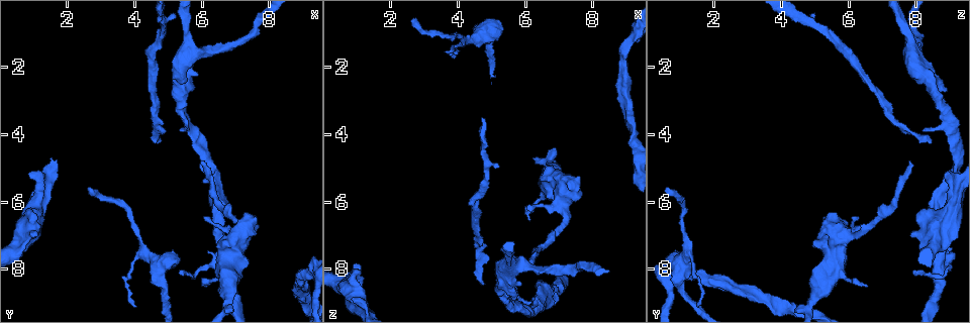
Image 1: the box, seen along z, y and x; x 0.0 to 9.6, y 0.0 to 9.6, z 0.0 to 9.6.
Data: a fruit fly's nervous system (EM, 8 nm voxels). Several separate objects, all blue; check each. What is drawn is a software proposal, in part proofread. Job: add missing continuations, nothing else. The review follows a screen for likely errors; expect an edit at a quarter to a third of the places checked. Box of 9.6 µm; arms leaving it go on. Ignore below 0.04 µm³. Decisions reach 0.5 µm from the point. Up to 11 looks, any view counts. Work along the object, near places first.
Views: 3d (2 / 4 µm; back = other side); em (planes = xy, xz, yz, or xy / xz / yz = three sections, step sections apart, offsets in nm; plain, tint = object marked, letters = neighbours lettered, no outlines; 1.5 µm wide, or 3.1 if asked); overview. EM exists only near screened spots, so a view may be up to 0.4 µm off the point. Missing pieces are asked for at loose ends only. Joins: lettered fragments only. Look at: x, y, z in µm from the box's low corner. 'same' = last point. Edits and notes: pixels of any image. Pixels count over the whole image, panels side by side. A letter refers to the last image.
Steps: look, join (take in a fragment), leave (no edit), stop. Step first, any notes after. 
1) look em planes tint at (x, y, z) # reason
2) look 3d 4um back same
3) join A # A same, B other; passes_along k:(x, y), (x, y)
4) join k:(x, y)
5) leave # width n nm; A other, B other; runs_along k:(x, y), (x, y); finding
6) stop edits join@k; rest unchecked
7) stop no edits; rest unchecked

look em xy step 4 letters at (0.85, 5.15, 8.85) # an open end

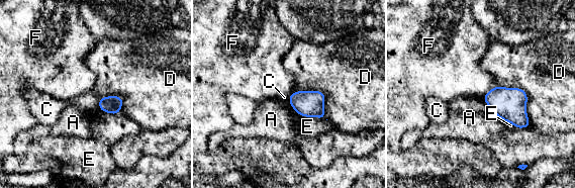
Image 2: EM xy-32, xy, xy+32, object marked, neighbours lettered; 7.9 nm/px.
leave # width 140 nm; A other, C other, D other, E other, F other; border 2:(97, 99), (99, 109); none of them fits

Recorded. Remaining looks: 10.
look em xy step 4 letters at (6.10, 6.50, 6.25) # thin end

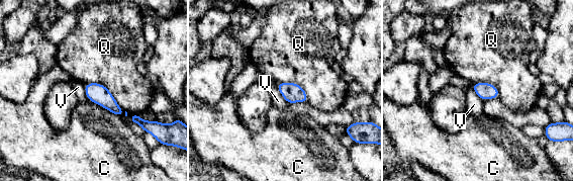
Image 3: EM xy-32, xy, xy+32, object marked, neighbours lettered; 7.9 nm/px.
look em planes letters same

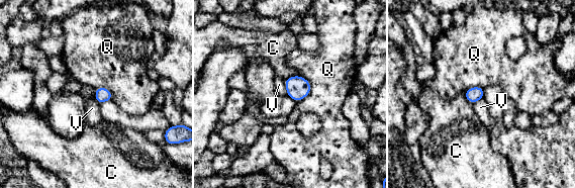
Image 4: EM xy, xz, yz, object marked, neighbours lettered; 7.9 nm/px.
leave # C other, Q other, V other; border 4:(284, 81), (288, 95); none of them fits

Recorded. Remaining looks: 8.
look 3d 4um at (4.75, 4.15, 8.40) # free end

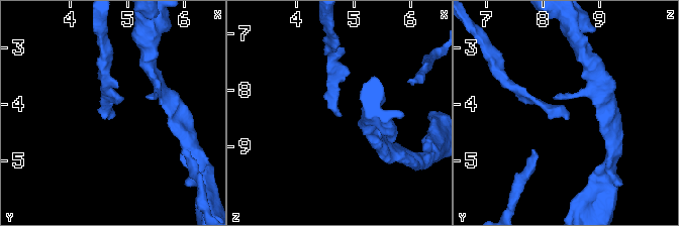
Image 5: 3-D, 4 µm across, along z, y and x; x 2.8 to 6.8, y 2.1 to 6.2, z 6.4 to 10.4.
look em xy step 8 letters at (4.80, 4.20, 8.40)

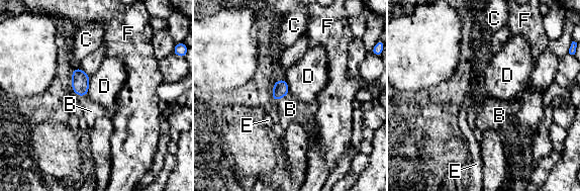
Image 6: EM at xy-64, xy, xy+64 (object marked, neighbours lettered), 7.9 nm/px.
join B # B same, C other, D other, E other, F other; passes_along 6:(281, 89), (280, 97), (290, 109); it goes on there

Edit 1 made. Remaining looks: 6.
look 3d 4um at (0.95, 6.90, 7.90) # an open end

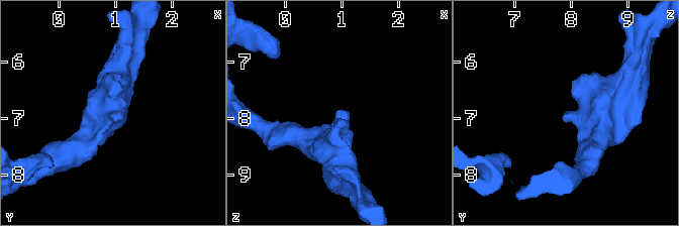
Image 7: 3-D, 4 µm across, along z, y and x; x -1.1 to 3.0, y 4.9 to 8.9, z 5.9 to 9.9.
look em yz step 4 letters at (0.95, 6.95, 7.80)

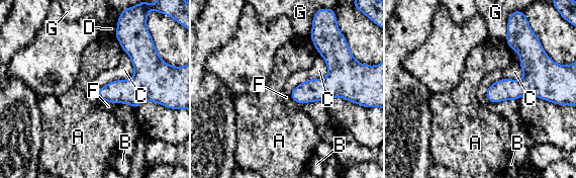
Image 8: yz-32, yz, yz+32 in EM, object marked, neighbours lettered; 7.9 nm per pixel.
leave # A other, B other, C other, D other, F other, G other; border 8:(289, 94), (293, 100), (301, 104); none of them fits

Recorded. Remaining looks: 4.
stop edits join@6; rest unchecked

